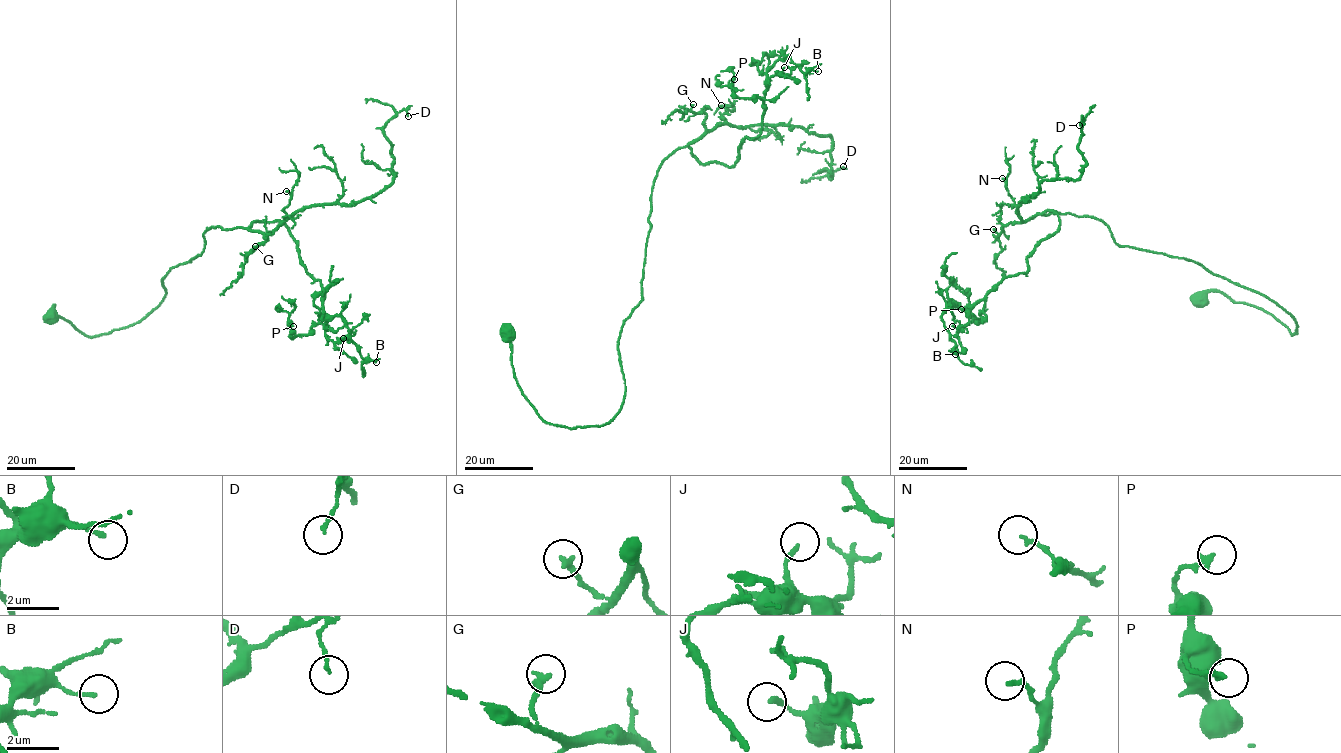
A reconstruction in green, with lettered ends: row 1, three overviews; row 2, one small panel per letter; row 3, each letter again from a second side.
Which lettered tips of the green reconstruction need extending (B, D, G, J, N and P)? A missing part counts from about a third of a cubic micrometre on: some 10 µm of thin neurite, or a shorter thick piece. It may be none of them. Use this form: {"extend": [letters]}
{"extend": []}

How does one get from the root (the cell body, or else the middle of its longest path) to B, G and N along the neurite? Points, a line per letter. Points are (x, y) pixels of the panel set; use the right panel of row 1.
B: (1200, 299), (1297, 333), (1195, 262), (1047, 211), (1059, 228), (1025, 273), (946, 304), (955, 354)
G: (1200, 299), (1222, 292), (1297, 333), (1265, 296), (1195, 262), (1119, 246), (1095, 218), (1039, 213), (993, 229)
N: (1200, 299), (1222, 292), (1297, 333), (1265, 296), (1195, 262), (1119, 246), (1095, 218), (1023, 221), (1002, 178)

